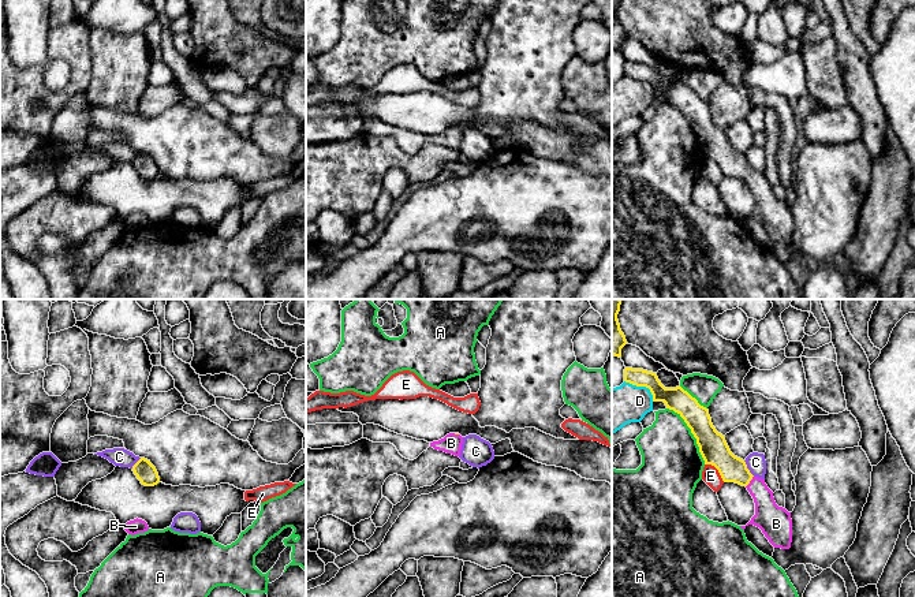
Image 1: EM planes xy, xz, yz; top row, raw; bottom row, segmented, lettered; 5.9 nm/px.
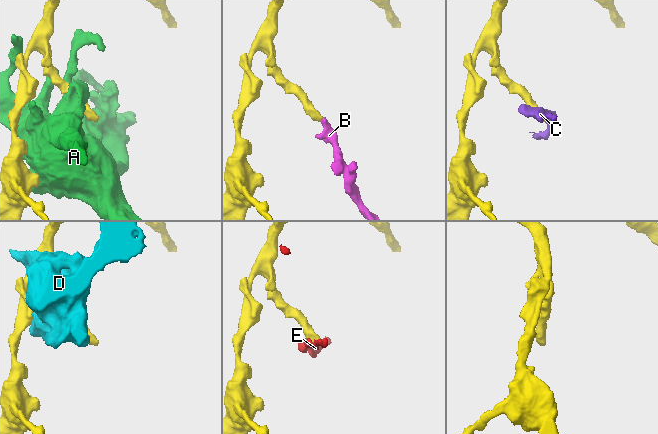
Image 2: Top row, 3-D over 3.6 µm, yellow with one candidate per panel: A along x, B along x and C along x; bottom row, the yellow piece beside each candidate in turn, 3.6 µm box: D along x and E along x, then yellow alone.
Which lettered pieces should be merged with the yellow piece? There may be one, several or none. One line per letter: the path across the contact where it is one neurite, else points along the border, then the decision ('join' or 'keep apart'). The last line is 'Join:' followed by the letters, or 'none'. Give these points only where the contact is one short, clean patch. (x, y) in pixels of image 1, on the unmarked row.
A: keep apart
B: across yz (732, 163), (750, 174), (762, 189), (769, 211) | join
C: along yz (743, 155), (754, 170) | keep apart
D: keep apart
E: keep apart
Join: B

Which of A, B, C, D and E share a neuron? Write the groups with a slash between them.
A / B / C / D / E

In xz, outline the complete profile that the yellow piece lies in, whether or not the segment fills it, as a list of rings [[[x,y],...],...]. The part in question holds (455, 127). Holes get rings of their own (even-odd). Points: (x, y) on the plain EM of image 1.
[[[449,127],[438,135],[430,137],[430,141],[455,150],[460,150],[463,131],[459,127]]]

